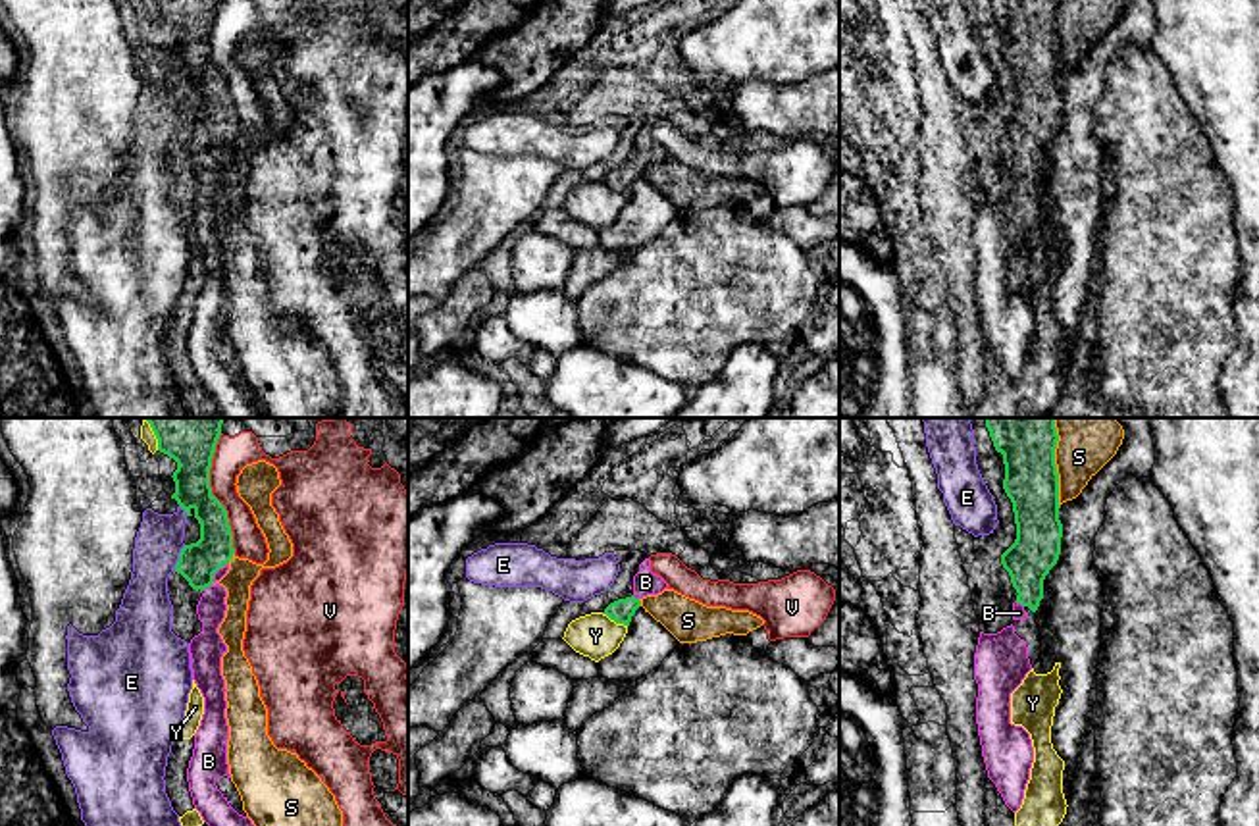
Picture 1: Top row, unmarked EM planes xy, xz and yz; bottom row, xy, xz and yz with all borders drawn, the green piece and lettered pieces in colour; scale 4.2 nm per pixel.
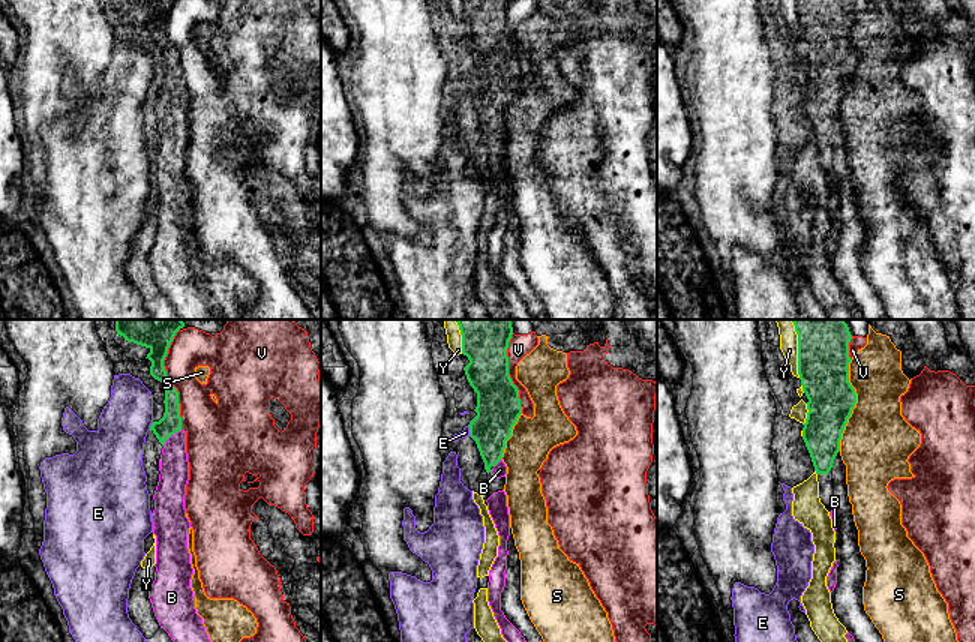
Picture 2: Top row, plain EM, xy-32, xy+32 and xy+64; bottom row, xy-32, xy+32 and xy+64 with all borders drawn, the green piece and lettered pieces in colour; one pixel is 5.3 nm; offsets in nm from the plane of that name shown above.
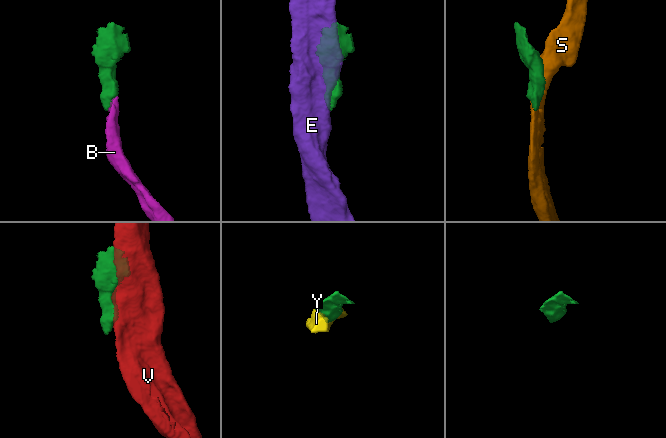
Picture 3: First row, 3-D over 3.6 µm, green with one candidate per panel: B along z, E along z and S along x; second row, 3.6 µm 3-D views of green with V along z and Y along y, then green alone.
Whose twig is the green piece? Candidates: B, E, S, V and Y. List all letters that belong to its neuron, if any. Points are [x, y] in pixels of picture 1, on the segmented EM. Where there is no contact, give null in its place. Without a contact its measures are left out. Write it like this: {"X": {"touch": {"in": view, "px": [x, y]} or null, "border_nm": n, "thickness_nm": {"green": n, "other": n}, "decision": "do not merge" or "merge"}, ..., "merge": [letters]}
{"B": {"touch": {"in": "xy", "px": [212, 576]}, "border_nm": 170, "thickness_nm": {"green": 160, "other": 120}, "decision": "merge"}, "E": {"touch": {"in": "xy", "px": [179, 559]}, "border_nm": 120, "thickness_nm": {"green": 160, "other": 200}, "decision": "do not merge"}, "S": {"touch": {"in": "yz", "px": [1053, 463]}, "border_nm": 360, "thickness_nm": {"green": 280, "other": 260}, "decision": "do not merge"}, "V": {"touch": {"in": "xy", "px": [210, 493]}, "border_nm": 500, "thickness_nm": {"green": 220, "other": 150}, "decision": "do not merge"}, "Y": {"touch": {"in": "xz", "px": [615, 620]}, "border_nm": 130, "thickness_nm": {"green": 100, "other": 190}, "decision": "do not merge"}, "merge": ["B"]}

